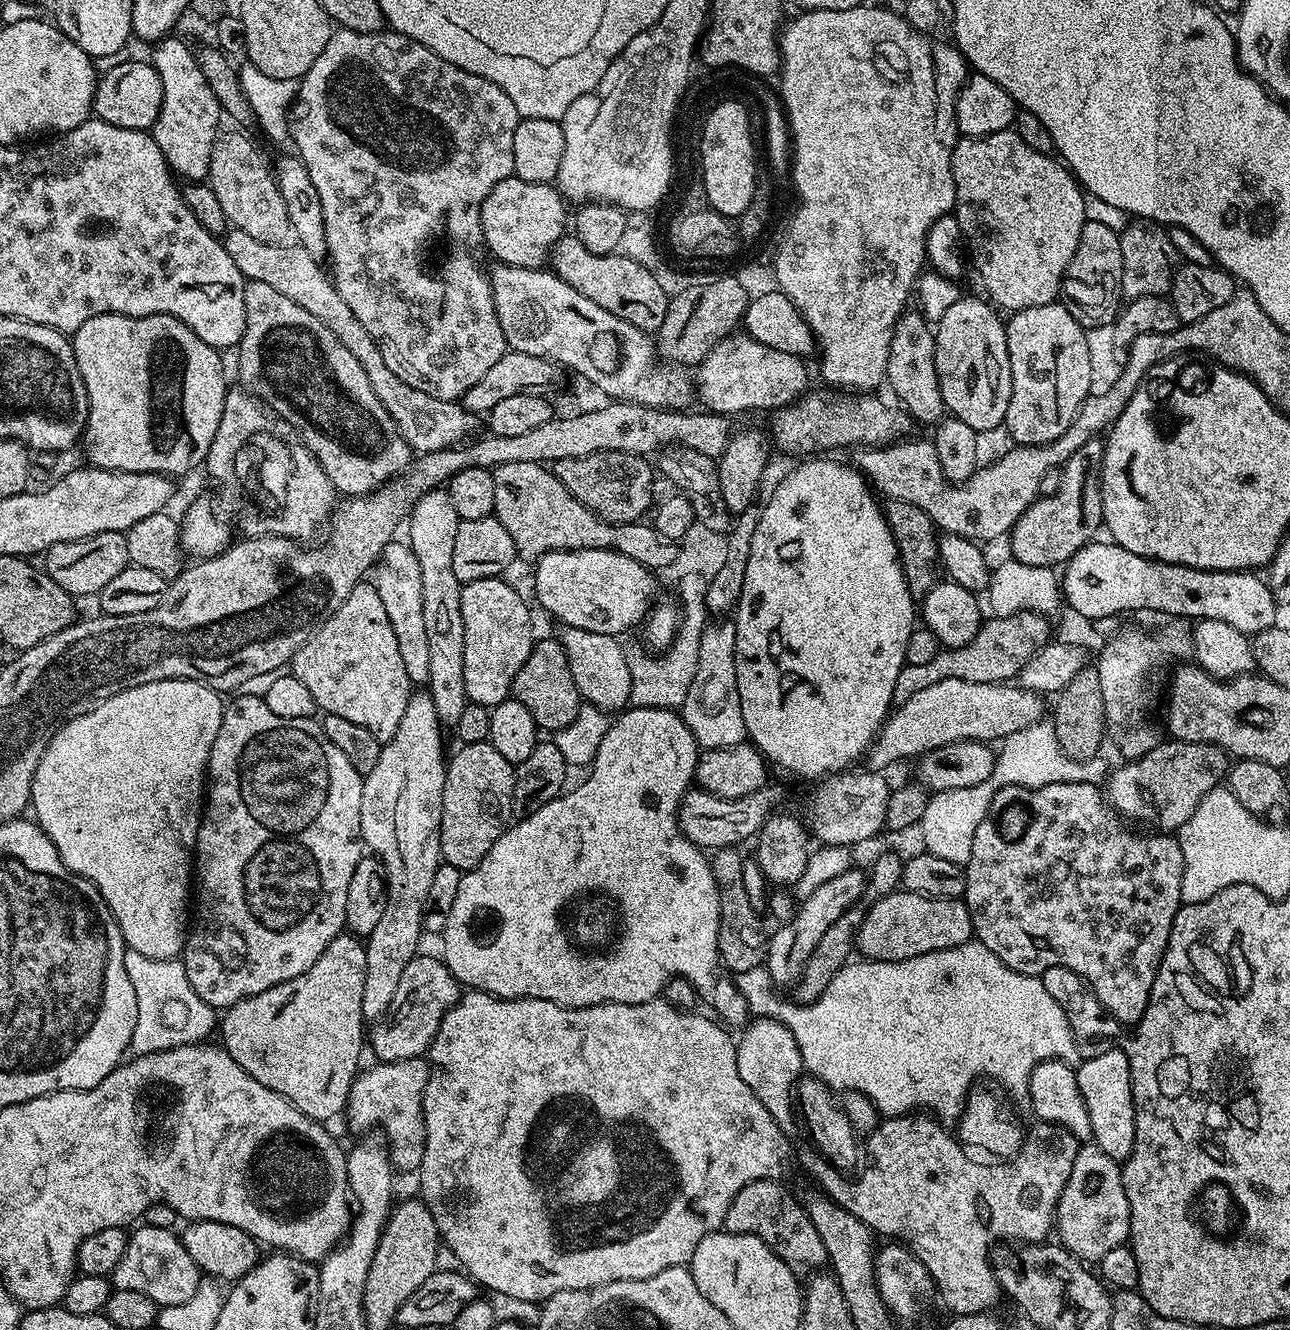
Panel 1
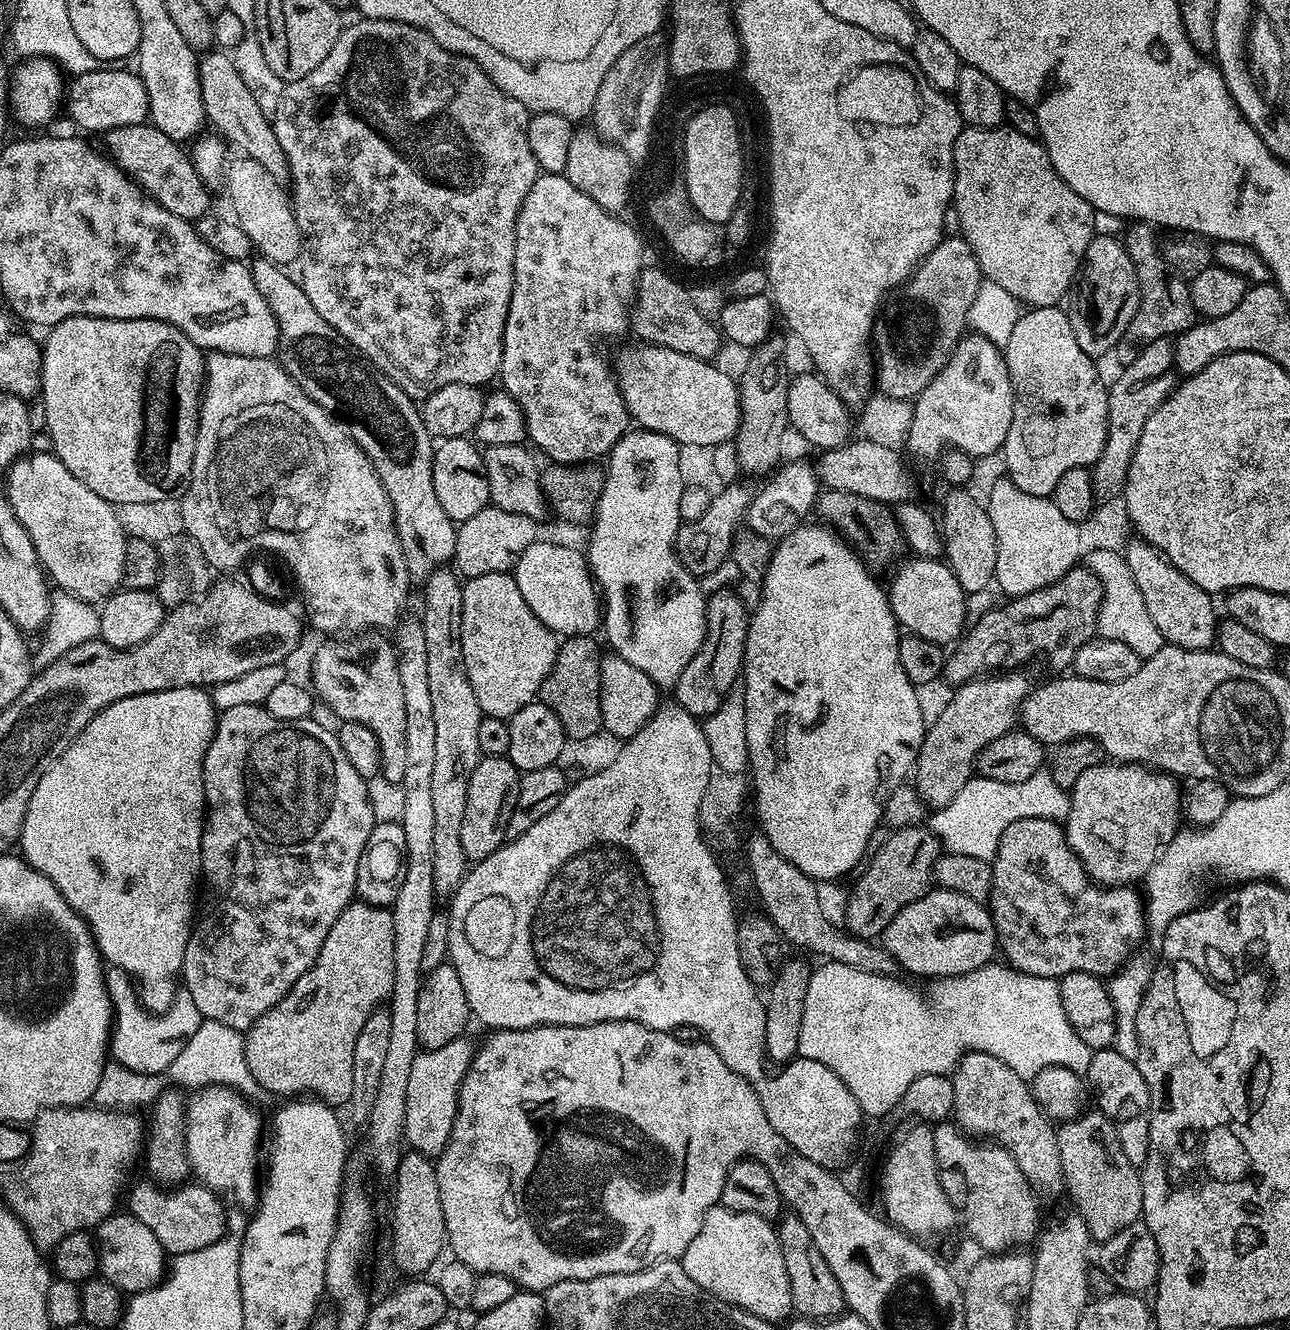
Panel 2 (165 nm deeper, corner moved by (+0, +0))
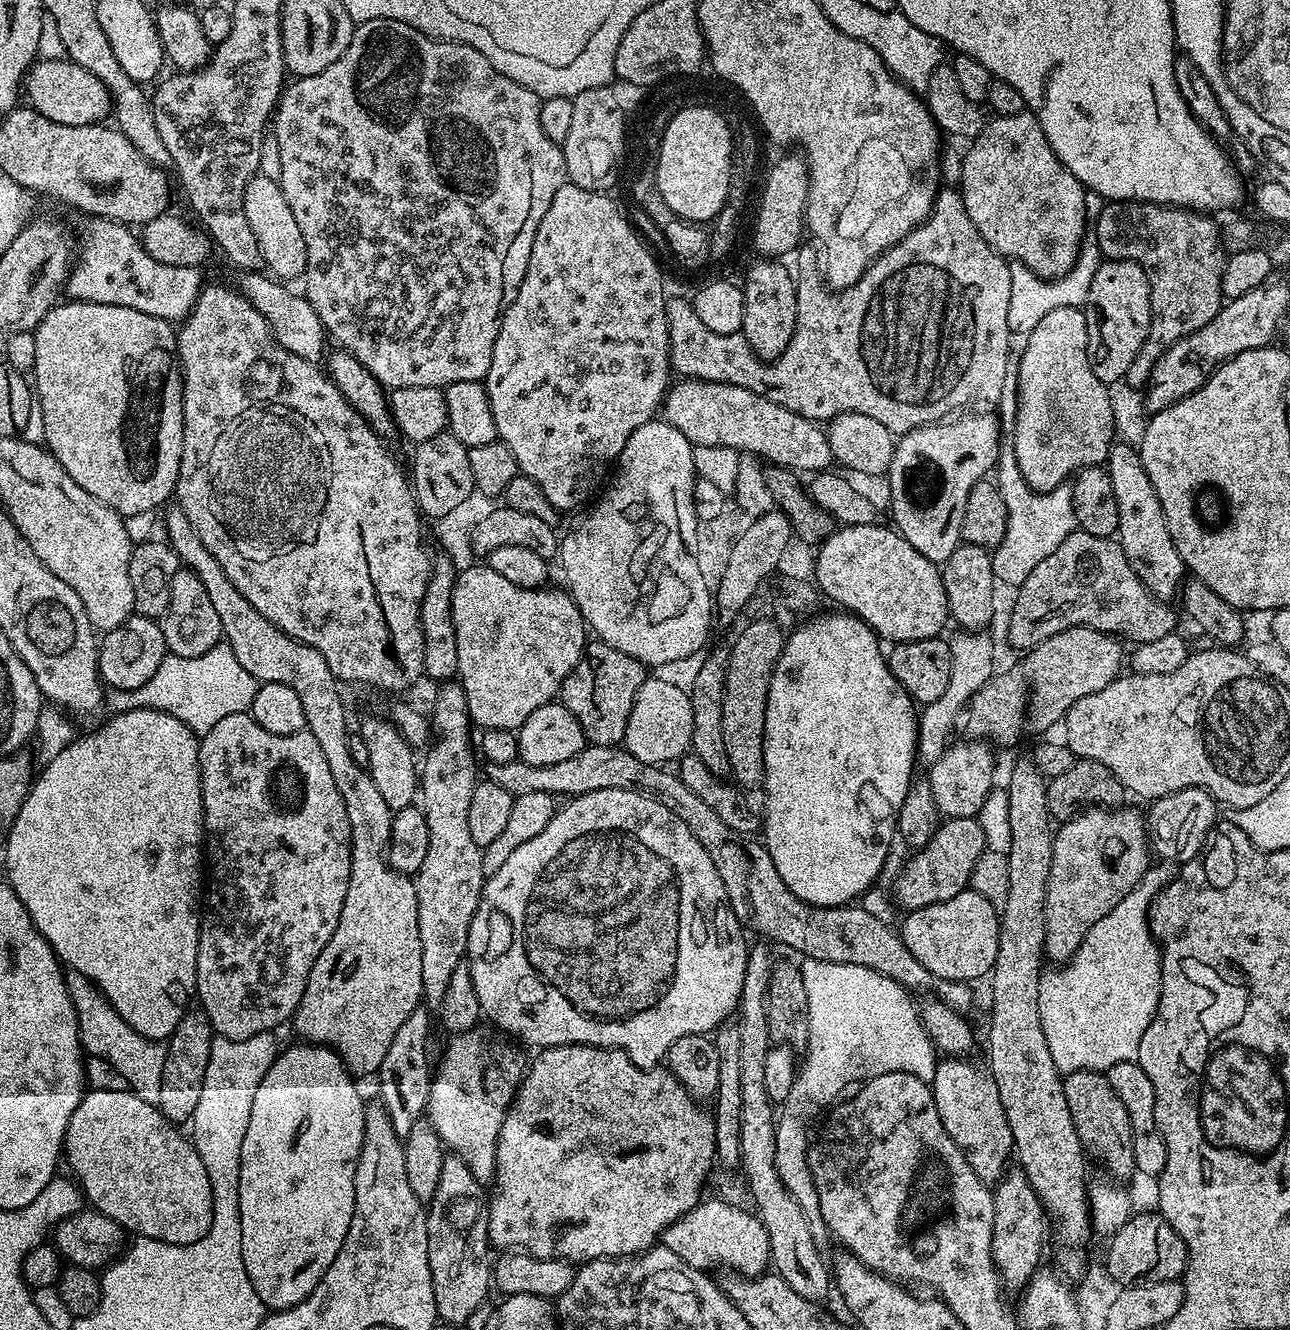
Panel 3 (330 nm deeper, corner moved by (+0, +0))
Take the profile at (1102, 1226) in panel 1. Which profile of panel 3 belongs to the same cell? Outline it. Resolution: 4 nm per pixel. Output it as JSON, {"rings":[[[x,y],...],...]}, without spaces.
{"rings":[[[1094,1070],[1067,1073],[1064,1076],[1064,1089],[1066,1106],[1070,1106],[1070,1114],[1074,1118],[1074,1130],[1078,1130],[1078,1138],[1087,1155],[1091,1159],[1093,1156],[1094,1159],[1101,1160],[1109,1177],[1124,1182],[1128,1175],[1136,1172],[1136,1163],[1132,1149],[1130,1114],[1126,1114],[1122,1098],[1114,1094],[1114,1086],[1110,1086],[1107,1075]]]}

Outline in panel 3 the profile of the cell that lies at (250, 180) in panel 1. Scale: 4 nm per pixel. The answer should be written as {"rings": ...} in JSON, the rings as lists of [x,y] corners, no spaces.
{"rings":[[[259,174],[250,177],[246,182],[244,209],[250,221],[250,230],[254,230],[254,238],[258,238],[258,250],[264,259],[263,267],[273,277],[284,282],[292,282],[295,276],[296,279],[303,277],[308,261],[306,242],[302,242],[302,230],[298,230],[298,222],[290,210],[290,202],[286,202],[286,194],[282,194],[279,180]]]}

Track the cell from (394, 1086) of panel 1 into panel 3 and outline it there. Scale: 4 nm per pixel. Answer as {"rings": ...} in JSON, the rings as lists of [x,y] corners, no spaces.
{"rings":[[[477,1026],[465,1032],[455,1033],[444,1052],[444,1057],[434,1068],[432,1085],[428,1094],[426,1119],[432,1123],[438,1138],[451,1155],[462,1158],[470,1166],[474,1178],[481,1182],[488,1182],[496,1174],[496,1143],[498,1134],[502,1130],[504,1115],[512,1104],[512,1097],[520,1089],[526,1071],[525,1049],[515,1039],[495,1027]]]}

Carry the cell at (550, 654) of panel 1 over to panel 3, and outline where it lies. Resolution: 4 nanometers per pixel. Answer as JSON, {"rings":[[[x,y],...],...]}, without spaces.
{"rings":[[[592,638],[587,641],[584,657],[578,662],[578,666],[574,666],[574,670],[570,670],[570,674],[562,682],[558,700],[566,706],[566,710],[570,710],[570,714],[574,714],[574,718],[578,718],[578,726],[582,726],[582,734],[588,744],[620,746],[624,743],[626,722],[630,718],[634,698],[645,678],[646,666],[642,662],[630,658],[630,654],[622,654],[620,648],[610,646],[605,640]]]}

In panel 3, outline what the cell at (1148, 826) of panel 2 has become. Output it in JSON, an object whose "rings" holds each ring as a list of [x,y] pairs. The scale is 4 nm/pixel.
{"rings":[[[1088,806],[1076,813],[1071,820],[1065,820],[1055,829],[1052,841],[1054,842],[1054,858],[1050,862],[1050,882],[1048,883],[1048,893],[1046,894],[1046,938],[1044,939],[1045,957],[1056,964],[1067,963],[1074,953],[1077,952],[1078,946],[1082,946],[1082,938],[1086,938],[1086,934],[1090,930],[1090,926],[1094,926],[1094,922],[1098,922],[1102,918],[1106,918],[1106,914],[1110,914],[1110,910],[1114,910],[1114,906],[1118,906],[1118,902],[1122,902],[1122,898],[1126,898],[1126,894],[1130,894],[1133,886],[1144,877],[1144,872],[1150,867],[1150,859],[1148,860],[1148,852],[1150,856],[1150,833],[1146,823],[1146,816],[1143,811],[1139,812],[1136,808],[1124,808],[1125,806]]]}

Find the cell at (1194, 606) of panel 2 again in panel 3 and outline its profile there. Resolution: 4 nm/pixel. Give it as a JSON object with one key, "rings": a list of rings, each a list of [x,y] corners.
{"rings":[[[1127,442],[1113,443],[1112,449],[1108,451],[1106,469],[1118,510],[1118,524],[1114,536],[1122,546],[1134,574],[1142,578],[1144,587],[1155,596],[1164,598],[1167,597],[1167,592],[1179,593],[1186,580],[1186,569],[1170,538],[1162,502],[1158,502],[1158,494],[1150,482],[1150,474],[1146,474],[1142,466],[1139,451]]]}

